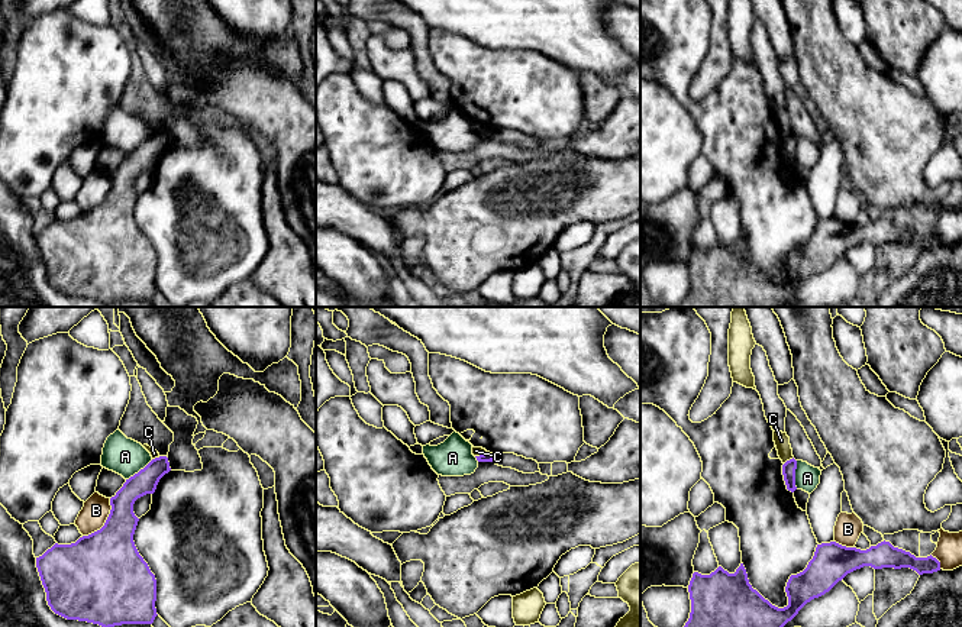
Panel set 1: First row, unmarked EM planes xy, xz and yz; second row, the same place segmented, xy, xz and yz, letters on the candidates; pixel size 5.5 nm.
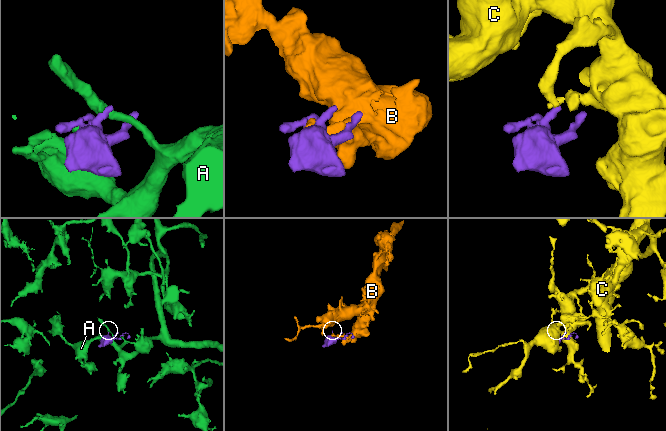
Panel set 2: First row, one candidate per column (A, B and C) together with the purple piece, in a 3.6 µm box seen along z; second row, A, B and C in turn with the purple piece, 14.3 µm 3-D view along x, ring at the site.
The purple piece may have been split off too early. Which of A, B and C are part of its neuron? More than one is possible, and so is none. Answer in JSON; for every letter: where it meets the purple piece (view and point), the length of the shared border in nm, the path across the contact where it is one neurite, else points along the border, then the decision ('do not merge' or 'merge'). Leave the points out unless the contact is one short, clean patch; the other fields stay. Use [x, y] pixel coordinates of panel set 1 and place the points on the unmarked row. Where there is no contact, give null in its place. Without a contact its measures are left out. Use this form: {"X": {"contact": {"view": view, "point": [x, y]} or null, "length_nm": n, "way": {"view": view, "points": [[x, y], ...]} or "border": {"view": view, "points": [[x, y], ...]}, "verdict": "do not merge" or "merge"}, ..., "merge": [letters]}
{"A": {"contact": {"view": "yz", "point": [794, 151]}, "length_nm": 160, "border": {"view": "yz", "points": [[797, 136], [796, 164]]}, "verdict": "do not merge"}, "B": {"contact": {"view": "xy", "point": [106, 197]}, "length_nm": 260, "verdict": "do not merge"}, "C": {"contact": {"view": "yz", "point": [790, 135]}, "length_nm": 70, "border": {"view": "yz", "points": [[793, 132], [784, 139]]}, "verdict": "do not merge"}, "merge": []}

